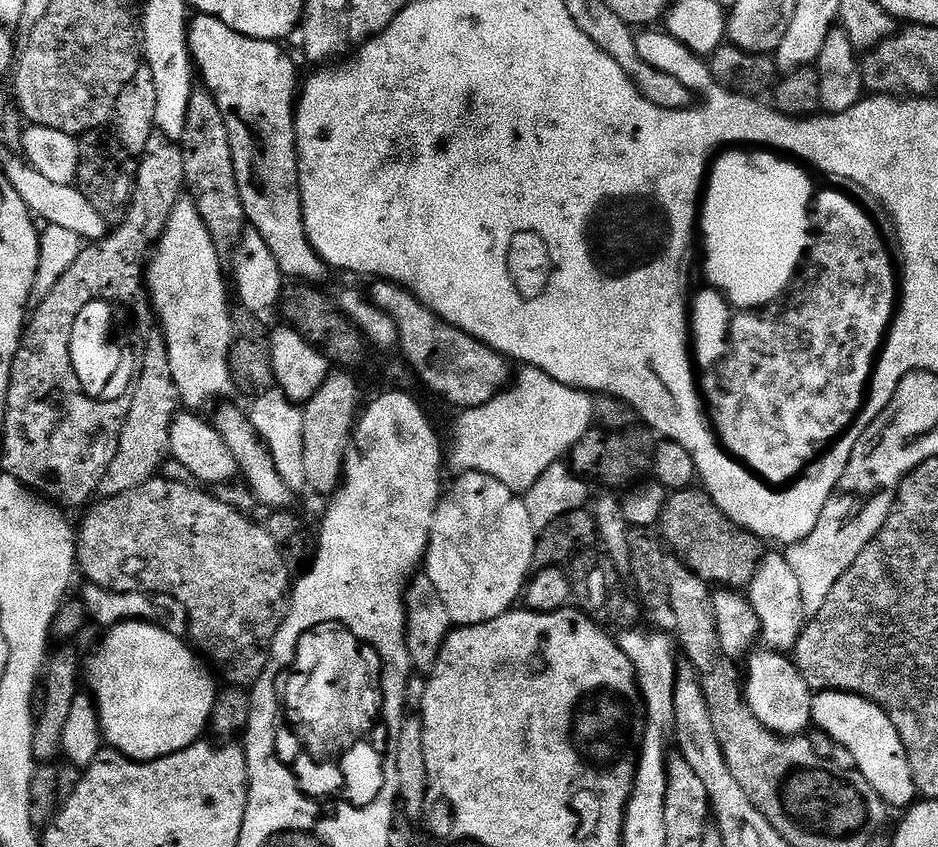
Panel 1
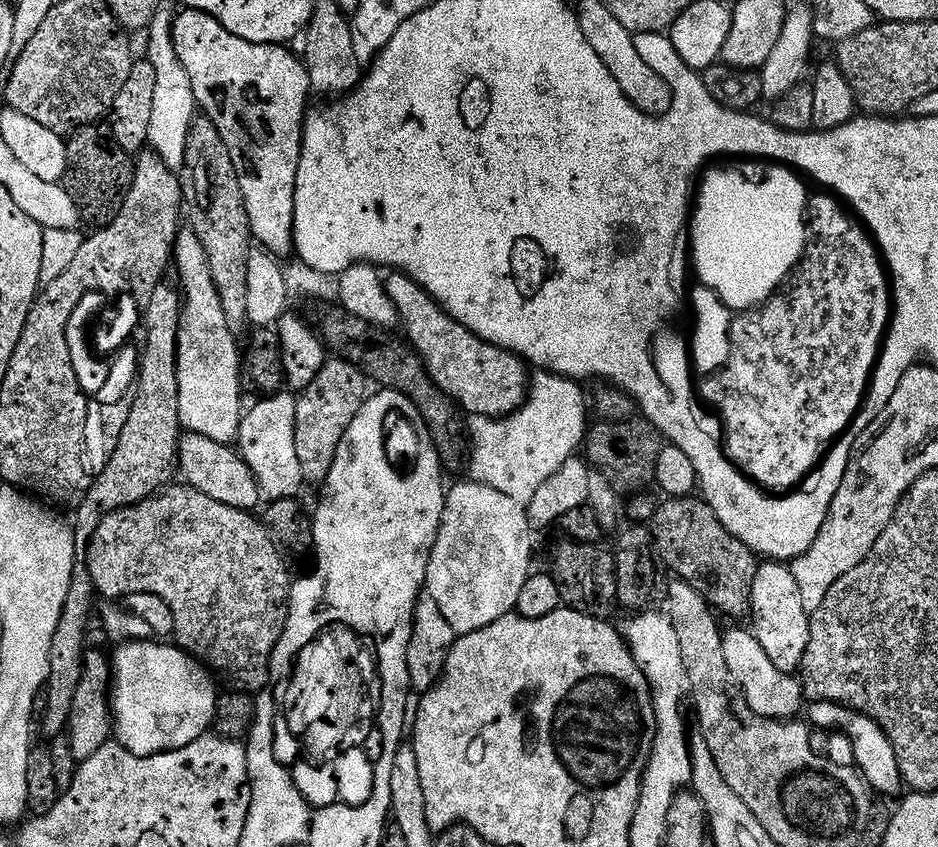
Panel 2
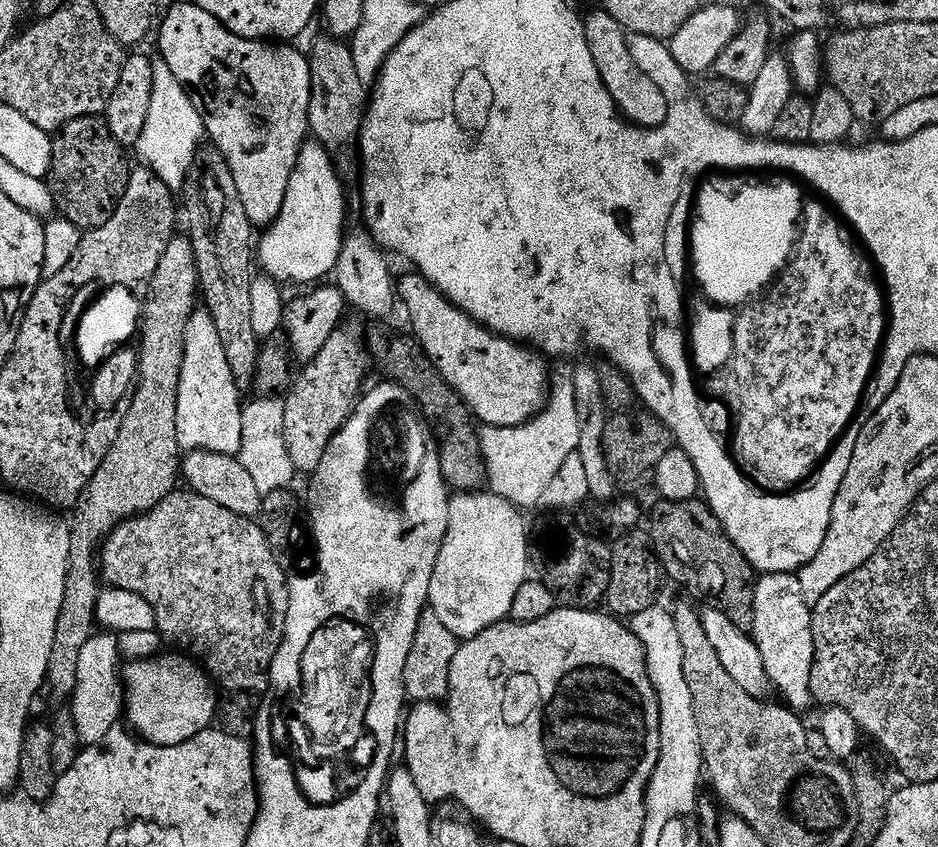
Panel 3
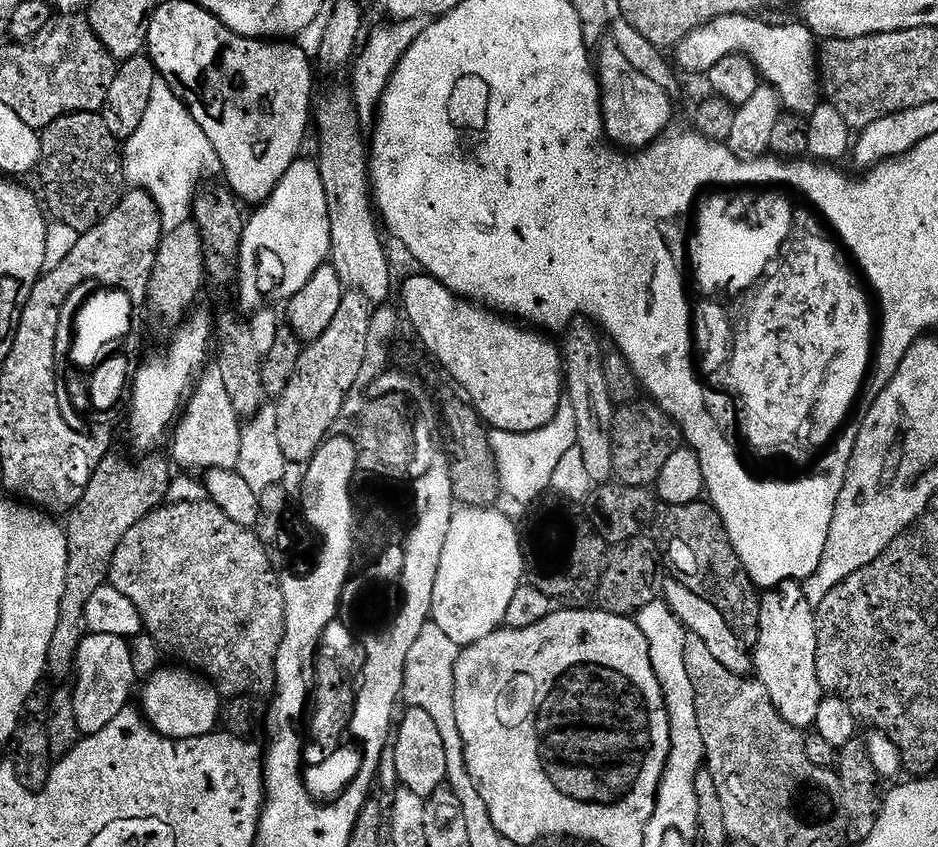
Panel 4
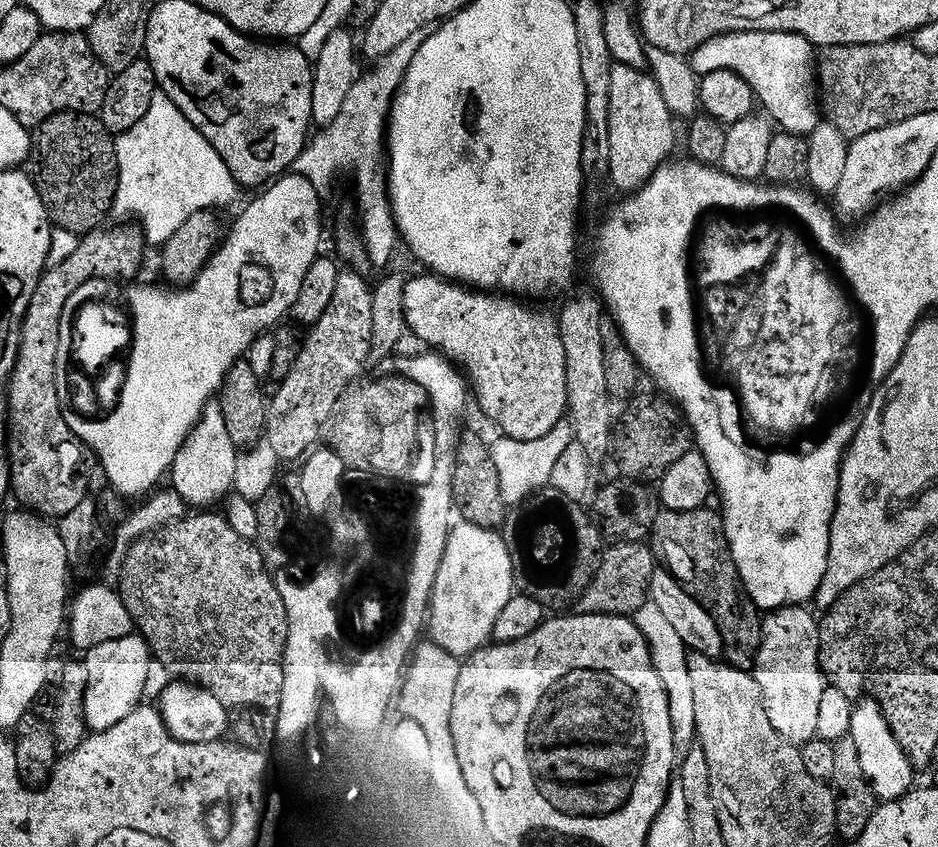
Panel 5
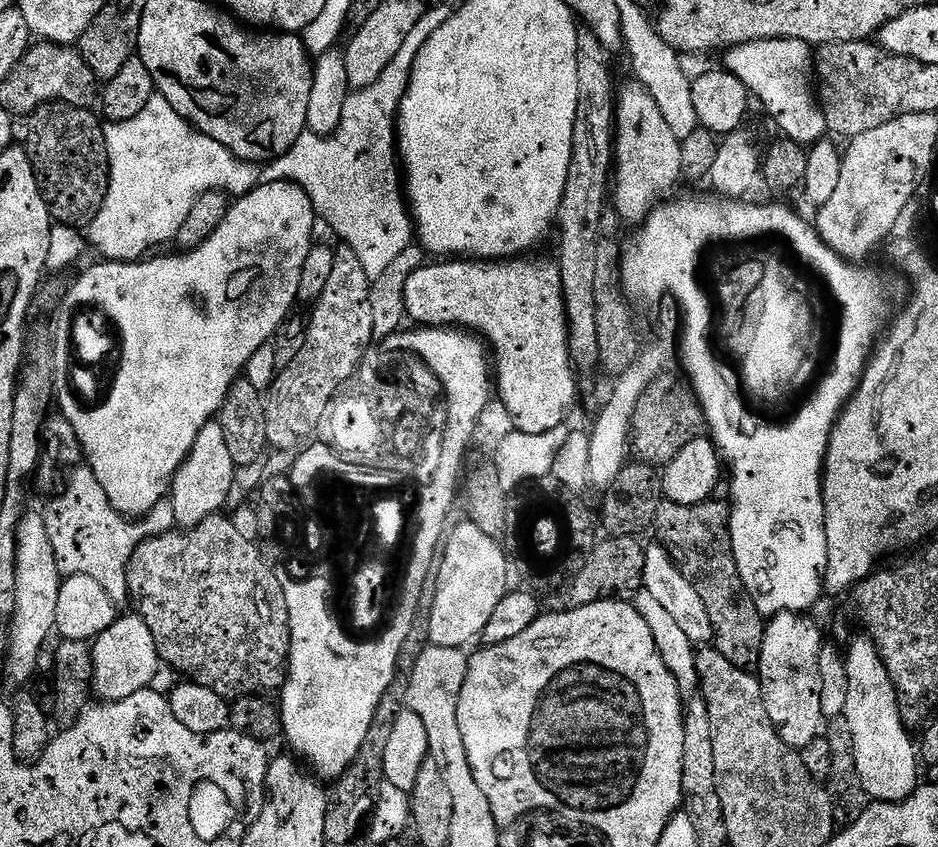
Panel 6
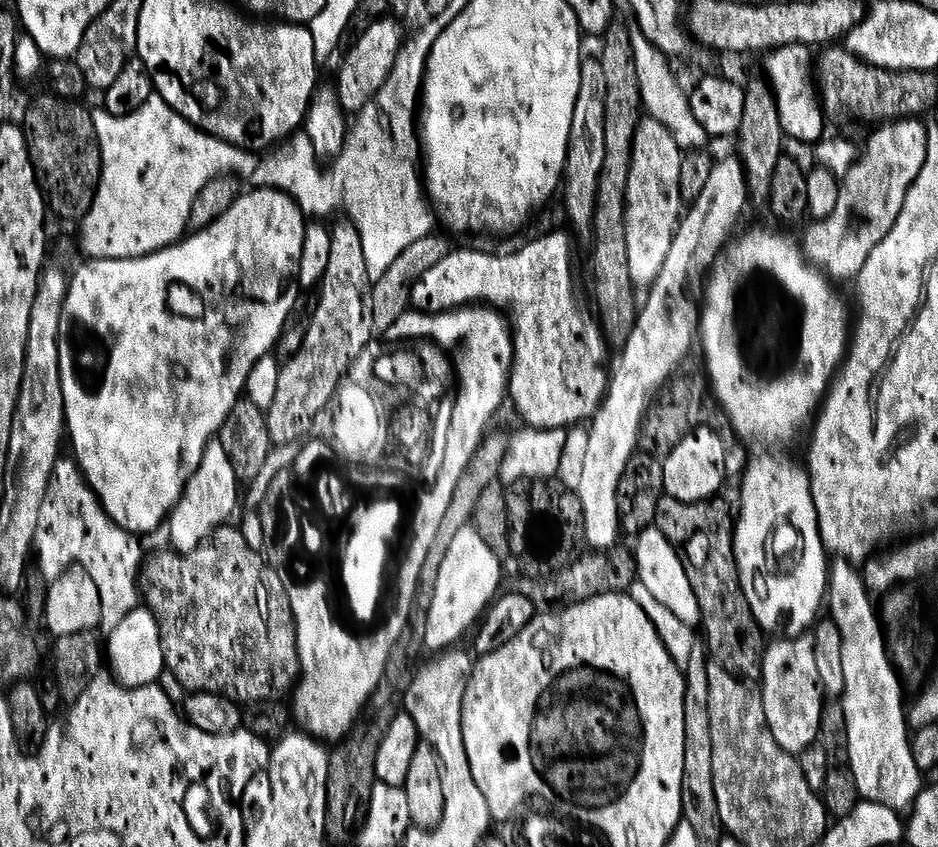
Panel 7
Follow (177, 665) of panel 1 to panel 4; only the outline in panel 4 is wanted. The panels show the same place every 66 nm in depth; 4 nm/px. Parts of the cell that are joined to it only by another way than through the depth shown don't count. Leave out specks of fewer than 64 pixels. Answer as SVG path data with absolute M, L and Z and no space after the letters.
M164 666L159 672L147 677L145 684L148 685L144 688L144 704L142 703L144 719L155 732L161 732L172 740L208 736L217 731L221 723L222 697L203 675L180 668Z

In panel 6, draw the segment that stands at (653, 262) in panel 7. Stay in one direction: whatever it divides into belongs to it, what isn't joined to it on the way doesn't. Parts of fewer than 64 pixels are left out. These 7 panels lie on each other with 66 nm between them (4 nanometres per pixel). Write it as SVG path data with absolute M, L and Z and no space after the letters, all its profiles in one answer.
M631 82L632 84L621 83L618 88L618 95L615 97L616 101L616 127L614 129L614 209L620 216L621 221L632 223L632 226L639 226L643 224L644 219L650 215L655 208L658 207L658 202L663 201L669 195L668 191L675 186L676 183L681 183L682 177L680 167L682 166L682 150L681 141L675 136L674 132L670 130L670 125L663 117L662 110L659 109L657 102L650 94L650 90L639 82Z

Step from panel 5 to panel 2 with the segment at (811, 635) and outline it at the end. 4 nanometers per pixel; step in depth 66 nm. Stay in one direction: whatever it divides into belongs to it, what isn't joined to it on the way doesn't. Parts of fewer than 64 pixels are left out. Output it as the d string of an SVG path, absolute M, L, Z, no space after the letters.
M764 562L757 567L754 574L750 628L758 638L762 650L766 650L770 662L774 662L778 670L795 673L799 669L800 663L804 661L806 646L810 642L810 614L806 606L802 606L798 581L787 563Z

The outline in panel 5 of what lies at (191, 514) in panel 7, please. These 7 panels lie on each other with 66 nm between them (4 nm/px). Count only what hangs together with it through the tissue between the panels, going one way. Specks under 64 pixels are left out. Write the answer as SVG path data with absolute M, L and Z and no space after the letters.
M208 403L174 458L170 469L171 487L181 494L188 506L212 506L235 485L237 457L238 449L230 438L230 430L226 430L226 418L222 416L219 403Z

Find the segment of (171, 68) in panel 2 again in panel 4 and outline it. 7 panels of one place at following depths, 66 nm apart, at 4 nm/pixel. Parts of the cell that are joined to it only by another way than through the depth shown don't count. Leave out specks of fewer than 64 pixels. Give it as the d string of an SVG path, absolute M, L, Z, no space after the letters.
M163 82L153 86L150 107L142 117L142 126L134 130L129 140L123 141L122 155L127 183L133 189L152 195L165 229L190 219L192 204L196 201L198 185L201 183L199 180L218 164L216 151L210 146L210 138L202 134L202 126L194 122L188 107Z

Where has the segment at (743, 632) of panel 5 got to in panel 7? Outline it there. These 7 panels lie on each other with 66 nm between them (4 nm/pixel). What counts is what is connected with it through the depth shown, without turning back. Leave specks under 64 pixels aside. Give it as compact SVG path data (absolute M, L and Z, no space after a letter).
M665 494L658 502L655 527L666 534L684 563L686 578L690 578L690 586L698 598L702 636L704 632L708 639L711 659L723 666L730 675L745 682L759 681L764 674L766 636L754 618L740 581L740 571L736 565L733 509L731 512L720 498L687 504Z

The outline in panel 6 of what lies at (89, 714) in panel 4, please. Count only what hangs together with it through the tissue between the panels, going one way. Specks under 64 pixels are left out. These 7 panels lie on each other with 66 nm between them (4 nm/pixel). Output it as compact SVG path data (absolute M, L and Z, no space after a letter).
M121 615L107 628L101 636L97 636L91 645L93 658L92 688L101 701L130 698L130 694L138 694L153 682L156 671L162 668L162 661L154 634L150 634L150 626L141 616Z

